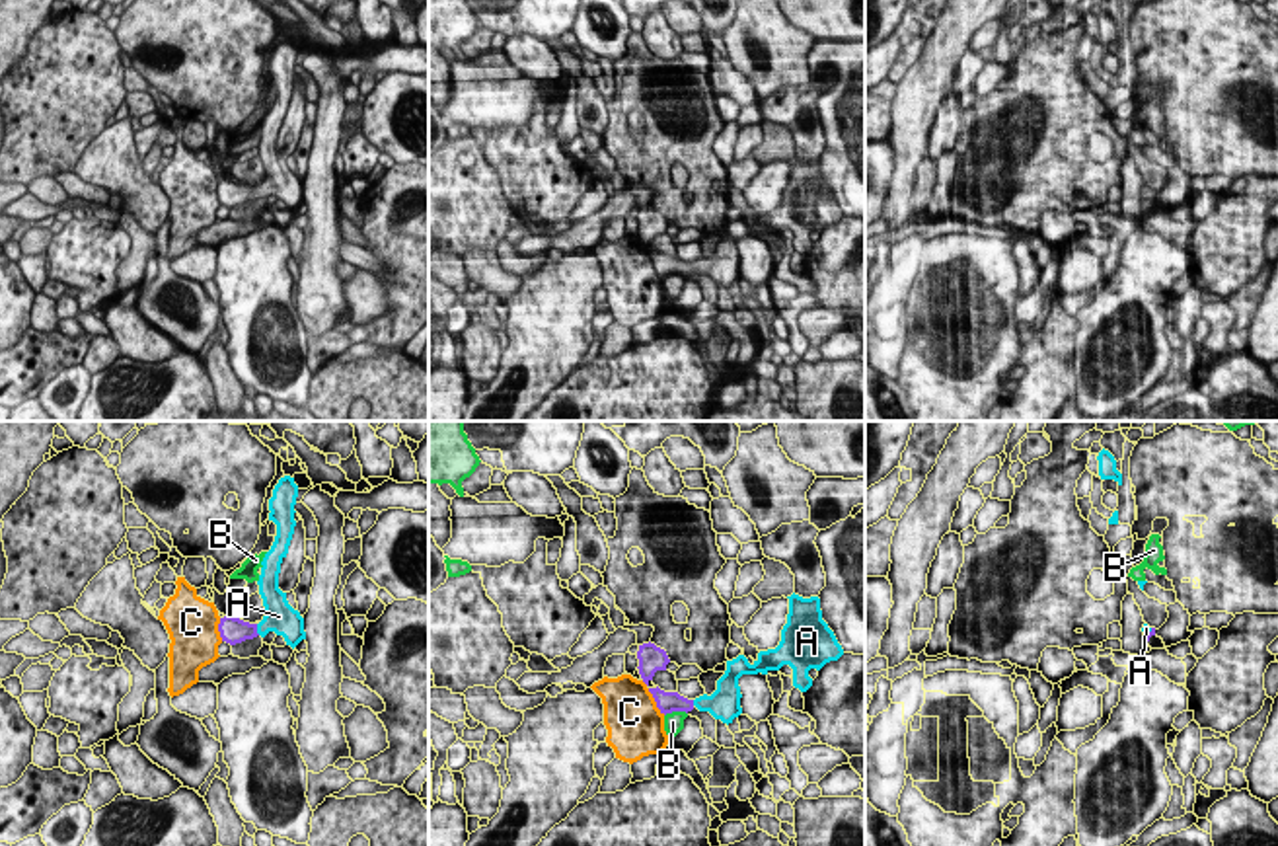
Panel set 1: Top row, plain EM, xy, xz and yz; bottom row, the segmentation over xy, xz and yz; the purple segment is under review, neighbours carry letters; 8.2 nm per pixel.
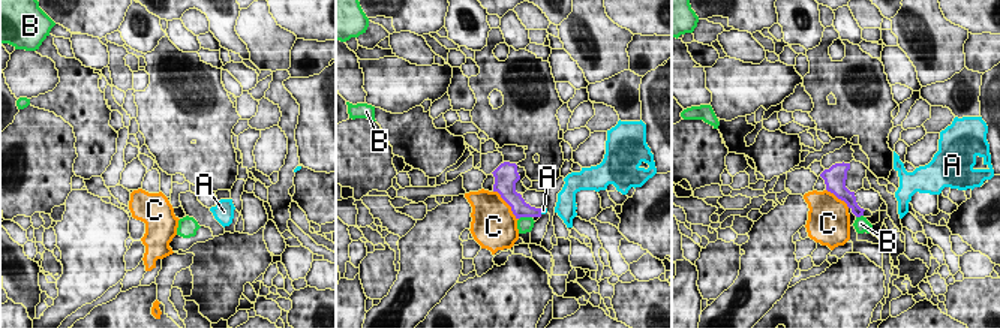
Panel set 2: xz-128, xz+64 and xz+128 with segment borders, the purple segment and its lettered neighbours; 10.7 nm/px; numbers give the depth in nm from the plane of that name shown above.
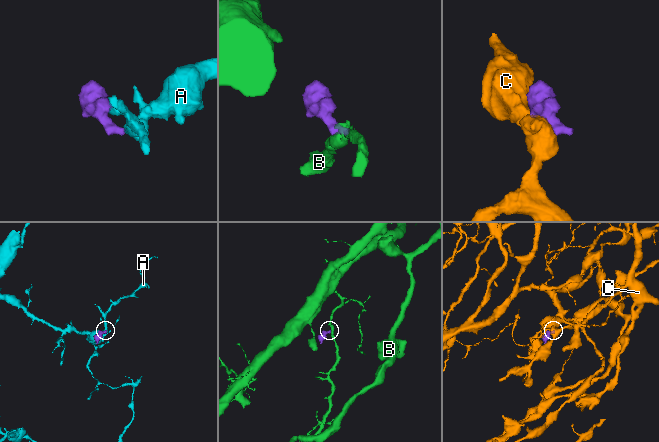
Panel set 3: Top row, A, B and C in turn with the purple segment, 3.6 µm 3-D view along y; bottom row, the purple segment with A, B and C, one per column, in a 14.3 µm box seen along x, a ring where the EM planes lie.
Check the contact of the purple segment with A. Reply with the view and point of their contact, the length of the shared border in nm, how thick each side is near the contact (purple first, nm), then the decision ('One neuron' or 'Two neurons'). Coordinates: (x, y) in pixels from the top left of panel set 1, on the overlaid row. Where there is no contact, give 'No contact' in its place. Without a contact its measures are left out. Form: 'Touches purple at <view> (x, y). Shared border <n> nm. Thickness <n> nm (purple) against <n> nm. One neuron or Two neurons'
Touches purple at xy (256, 630). Shared border 100 nm. Thickness 220 nm (purple) against 260 nm. One neuron.

